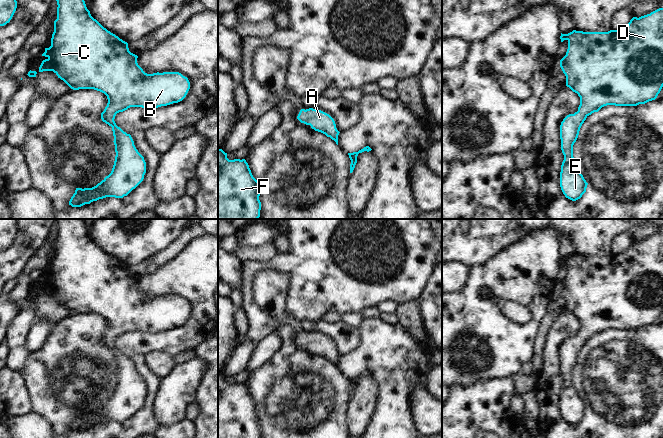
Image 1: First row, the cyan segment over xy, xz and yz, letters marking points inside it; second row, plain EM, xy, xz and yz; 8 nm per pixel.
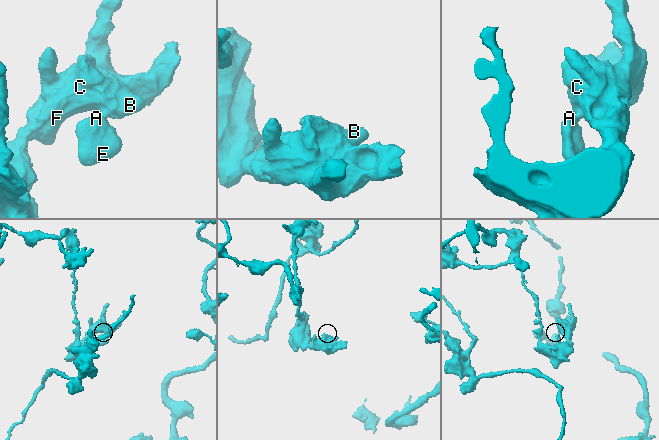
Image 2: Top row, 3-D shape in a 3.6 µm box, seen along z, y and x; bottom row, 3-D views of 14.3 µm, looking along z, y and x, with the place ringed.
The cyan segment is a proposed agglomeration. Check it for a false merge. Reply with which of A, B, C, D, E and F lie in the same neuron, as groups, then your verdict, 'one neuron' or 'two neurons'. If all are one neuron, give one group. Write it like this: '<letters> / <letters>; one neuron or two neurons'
A B C D E F; one neuron

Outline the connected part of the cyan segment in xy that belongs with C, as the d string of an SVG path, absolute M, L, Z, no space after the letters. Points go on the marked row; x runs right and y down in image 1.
M56 0L56 1L57 1L57 5L58 5L57 19L54 21L54 32L53 32L52 38L51 38L51 46L49 48L45 48L45 52L42 54L42 56L46 57L46 59L42 61L42 63L39 67L39 72L53 71L58 76L58 78L63 80L73 90L94 89L94 90L104 93L107 96L108 103L107 103L107 106L105 107L104 111L101 113L101 119L103 122L105 122L106 124L108 124L109 126L112 127L113 136L114 136L113 142L115 145L115 152L116 152L115 161L114 161L114 165L113 165L111 173L108 176L106 176L100 183L98 183L96 186L94 186L92 188L84 188L84 189L76 188L75 193L73 194L73 196L71 197L71 199L69 201L69 205L71 205L72 207L81 207L85 204L90 204L93 201L97 201L99 199L103 199L106 197L123 198L124 196L127 196L133 189L135 189L143 181L144 175L146 173L146 162L144 160L144 157L136 149L131 135L127 134L120 127L118 127L116 125L116 123L114 121L116 114L119 112L123 112L130 107L158 108L161 106L167 106L167 105L170 105L173 103L178 103L186 97L186 95L190 89L190 82L187 77L183 76L179 72L163 72L163 73L157 72L157 73L153 73L153 74L145 73L143 71L143 69L137 63L138 56L129 51L128 43L123 41L122 39L120 39L115 34L108 31L96 19L94 19L91 16L90 11L87 9L84 0Z

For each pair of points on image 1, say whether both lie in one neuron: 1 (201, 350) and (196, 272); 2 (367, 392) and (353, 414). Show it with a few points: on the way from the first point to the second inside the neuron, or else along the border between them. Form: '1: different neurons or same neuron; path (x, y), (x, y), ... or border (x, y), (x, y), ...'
1: different neurons; border (207, 338), (194, 349)
2: same neuron; path (364, 397), (364, 400), (357, 409)

